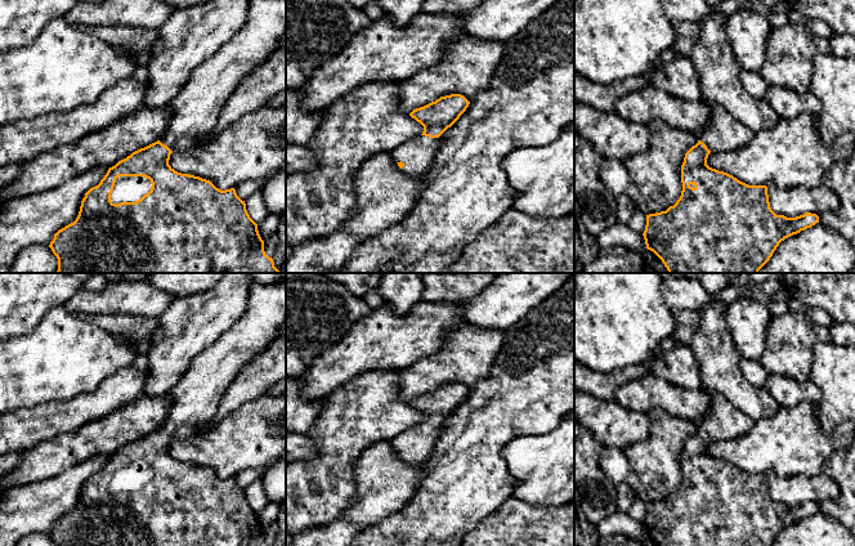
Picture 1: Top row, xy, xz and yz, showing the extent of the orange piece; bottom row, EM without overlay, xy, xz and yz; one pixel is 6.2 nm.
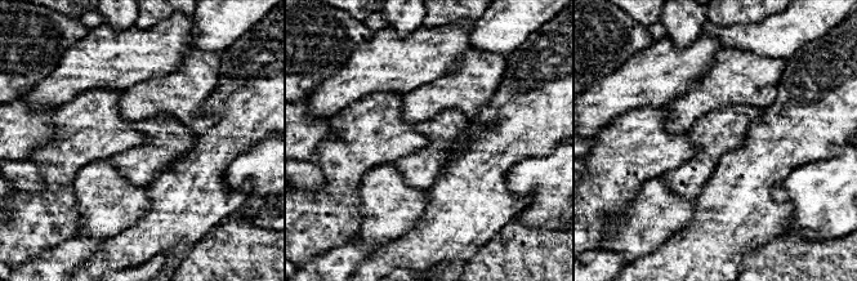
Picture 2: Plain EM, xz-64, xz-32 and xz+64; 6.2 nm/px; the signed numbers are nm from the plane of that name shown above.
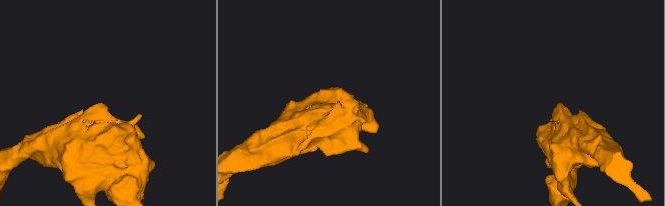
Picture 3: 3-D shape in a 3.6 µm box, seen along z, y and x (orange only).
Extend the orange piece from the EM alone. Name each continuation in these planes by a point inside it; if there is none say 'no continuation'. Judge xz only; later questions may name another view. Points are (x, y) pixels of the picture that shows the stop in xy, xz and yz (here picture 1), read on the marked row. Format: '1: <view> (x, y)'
1: xz (417, 155)

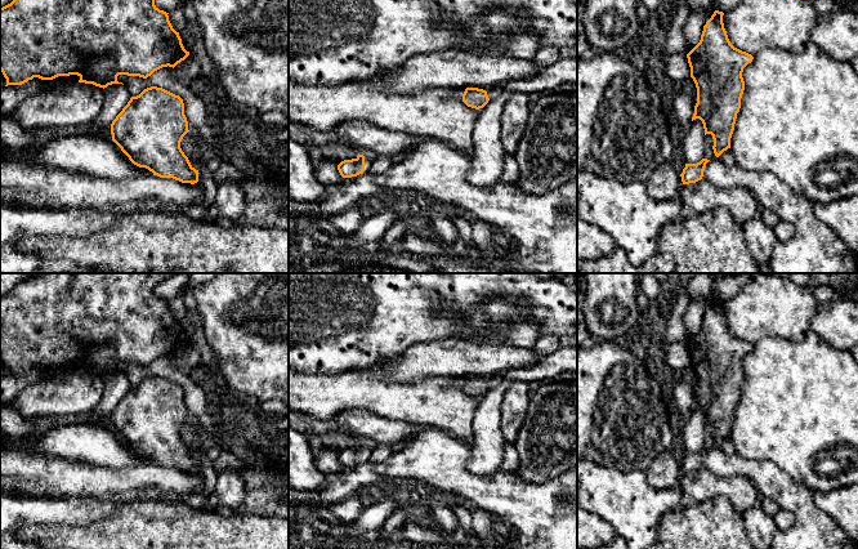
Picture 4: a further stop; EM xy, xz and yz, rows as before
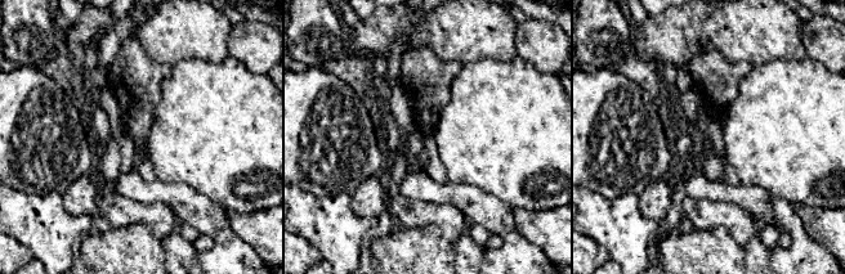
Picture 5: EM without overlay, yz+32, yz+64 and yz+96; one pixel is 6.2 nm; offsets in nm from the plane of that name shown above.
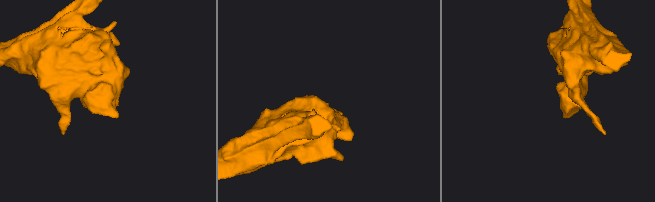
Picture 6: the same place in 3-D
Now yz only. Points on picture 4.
no continuation

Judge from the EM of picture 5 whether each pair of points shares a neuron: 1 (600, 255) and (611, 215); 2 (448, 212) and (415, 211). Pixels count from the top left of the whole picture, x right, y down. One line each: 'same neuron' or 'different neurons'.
1: different neurons
2: same neuron

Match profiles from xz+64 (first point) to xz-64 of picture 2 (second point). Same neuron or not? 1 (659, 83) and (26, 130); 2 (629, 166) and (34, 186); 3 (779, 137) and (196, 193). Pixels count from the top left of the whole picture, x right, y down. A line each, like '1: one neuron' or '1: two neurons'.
1: two neurons
2: two neurons
3: one neuron

